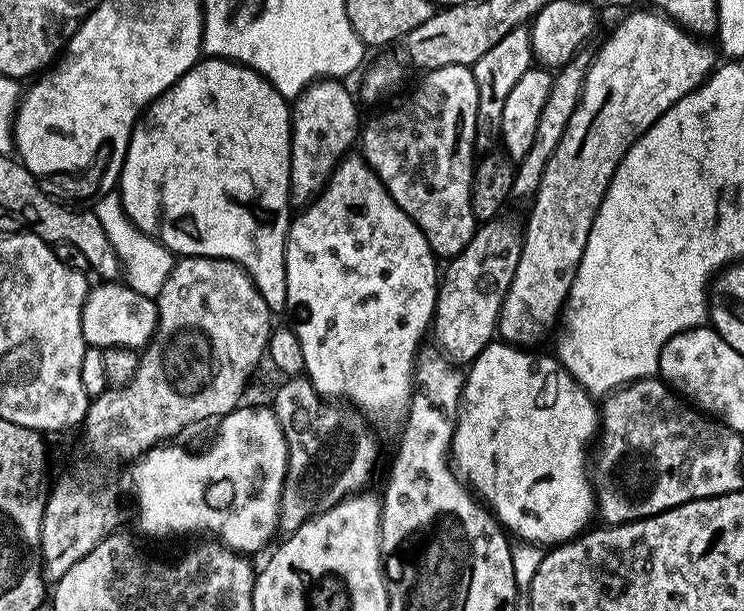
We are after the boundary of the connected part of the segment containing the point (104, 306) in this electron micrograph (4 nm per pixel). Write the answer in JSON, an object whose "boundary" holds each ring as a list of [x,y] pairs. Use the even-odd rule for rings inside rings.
{"boundary":[[[96,282],[89,287],[88,297],[82,310],[82,334],[84,335],[85,345],[103,349],[122,346],[123,348],[140,350],[152,341],[157,323],[159,323],[159,318],[155,299],[138,294],[138,290],[129,288],[127,283]]]}

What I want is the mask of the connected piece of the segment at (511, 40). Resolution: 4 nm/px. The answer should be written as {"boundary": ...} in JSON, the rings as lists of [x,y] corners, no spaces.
{"boundary":[[[521,26],[510,30],[510,34],[506,34],[506,38],[500,39],[495,46],[490,46],[490,50],[486,50],[486,54],[482,54],[482,58],[478,58],[478,62],[471,65],[474,82],[478,82],[477,153],[493,151],[494,141],[500,135],[502,109],[506,106],[506,98],[509,96],[510,90],[514,90],[518,78],[522,78],[522,74],[526,74],[526,70],[533,67],[533,64],[530,31],[527,27]]]}

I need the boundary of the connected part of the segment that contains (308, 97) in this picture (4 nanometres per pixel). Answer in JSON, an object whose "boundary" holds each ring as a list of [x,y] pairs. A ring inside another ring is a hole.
{"boundary":[[[336,78],[316,80],[306,86],[291,105],[292,149],[290,150],[290,200],[307,206],[328,185],[328,179],[345,156],[353,151],[362,131],[362,119],[356,109],[358,100],[348,93],[347,83]]]}

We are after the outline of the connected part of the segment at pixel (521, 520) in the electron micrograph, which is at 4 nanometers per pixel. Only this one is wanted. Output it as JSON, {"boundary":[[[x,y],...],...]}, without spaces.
{"boundary":[[[507,342],[488,344],[482,354],[478,354],[472,363],[467,365],[464,377],[464,396],[460,400],[460,417],[456,419],[456,429],[452,439],[450,459],[461,480],[473,489],[475,495],[494,513],[501,528],[507,530],[513,537],[529,544],[555,546],[566,544],[576,539],[593,523],[596,511],[596,494],[590,475],[590,452],[587,444],[598,436],[598,404],[588,391],[565,369],[560,367],[559,359],[548,356],[535,356],[535,351]]]}

